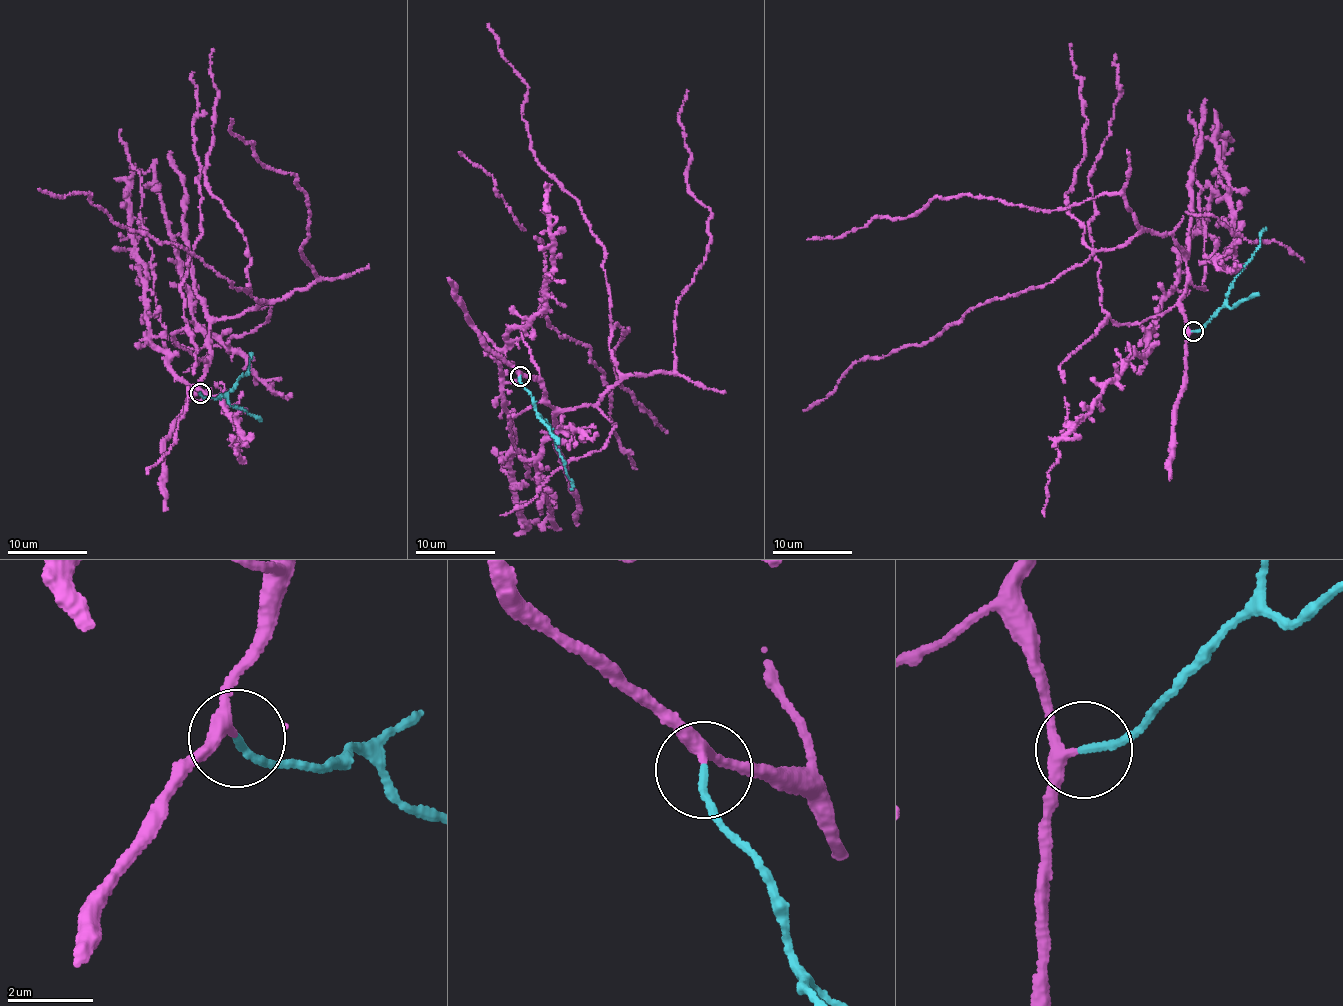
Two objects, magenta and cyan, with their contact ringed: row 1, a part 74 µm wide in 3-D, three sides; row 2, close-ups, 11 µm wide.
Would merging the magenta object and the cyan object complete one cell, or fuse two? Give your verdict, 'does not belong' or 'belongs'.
belongs

